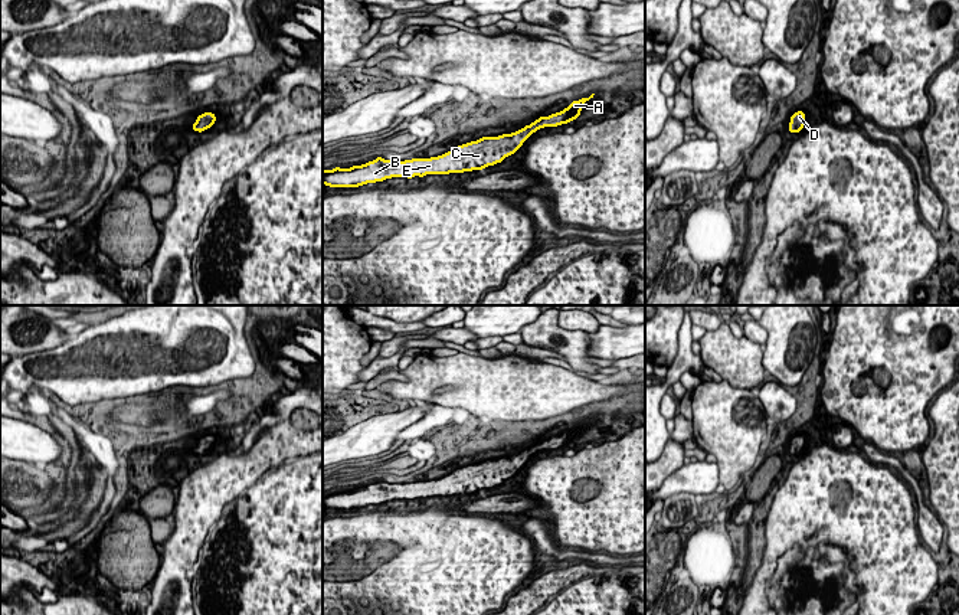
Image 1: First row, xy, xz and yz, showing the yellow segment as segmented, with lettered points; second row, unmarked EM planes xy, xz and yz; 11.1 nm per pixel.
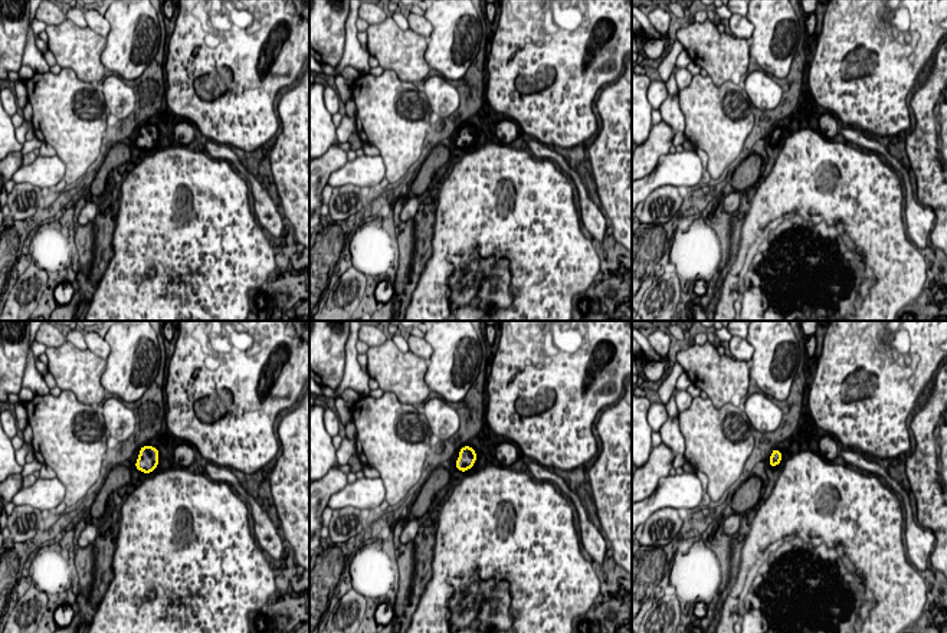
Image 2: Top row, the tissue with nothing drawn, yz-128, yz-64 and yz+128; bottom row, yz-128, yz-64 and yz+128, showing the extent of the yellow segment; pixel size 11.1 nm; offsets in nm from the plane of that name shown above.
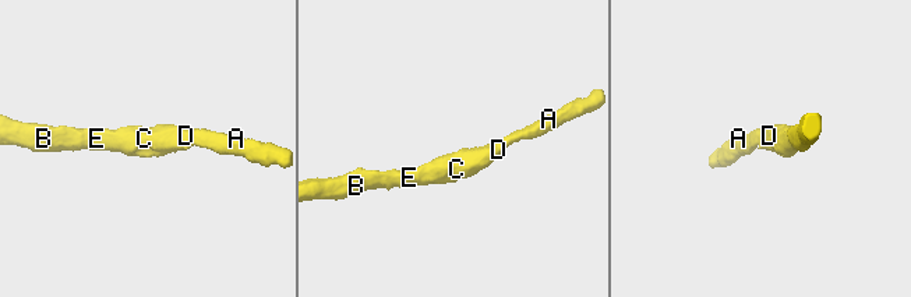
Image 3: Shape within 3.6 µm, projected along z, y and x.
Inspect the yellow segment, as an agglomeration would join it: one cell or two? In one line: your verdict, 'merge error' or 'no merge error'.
no merge error

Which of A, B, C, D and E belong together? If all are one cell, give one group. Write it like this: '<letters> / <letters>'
A B C D E

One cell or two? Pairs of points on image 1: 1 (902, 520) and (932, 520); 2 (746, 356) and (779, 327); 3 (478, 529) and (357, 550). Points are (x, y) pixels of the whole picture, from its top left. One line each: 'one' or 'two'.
1: two
2: two
3: one

